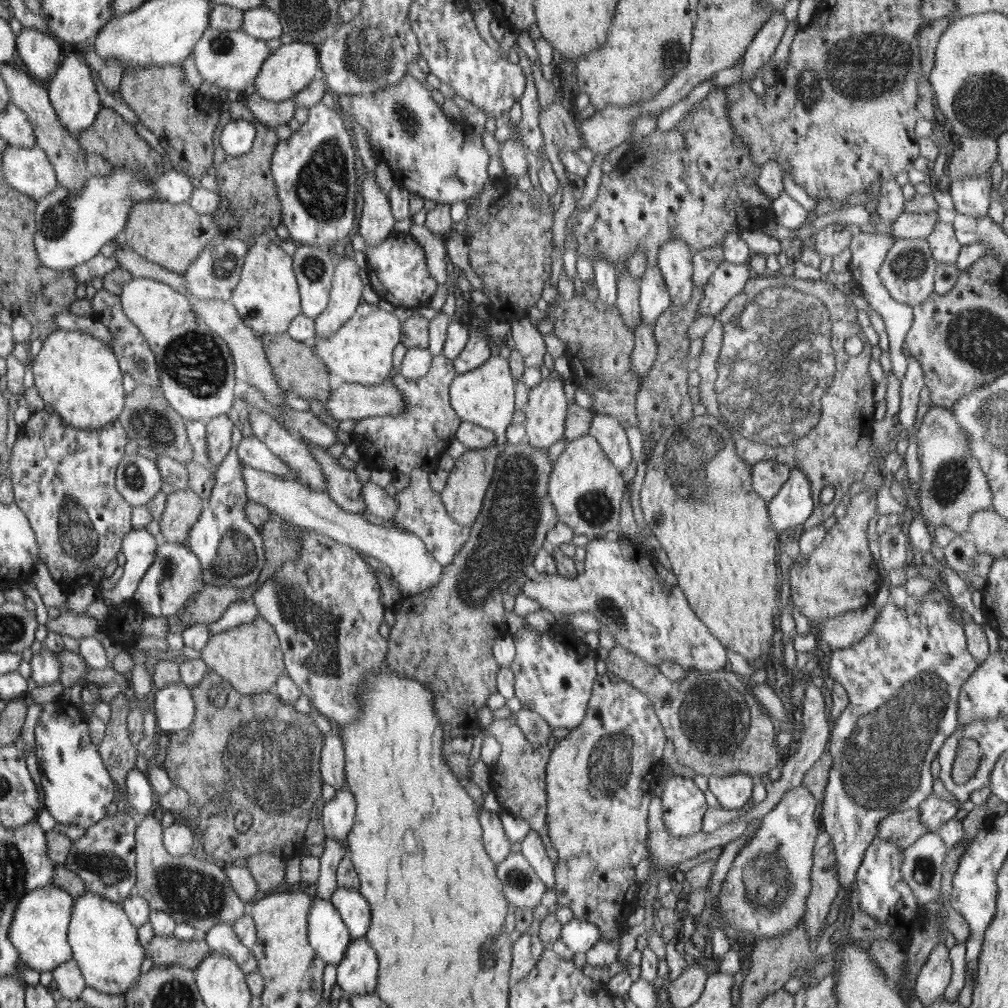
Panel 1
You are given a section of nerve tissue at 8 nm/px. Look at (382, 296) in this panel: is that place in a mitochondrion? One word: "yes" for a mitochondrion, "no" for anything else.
no

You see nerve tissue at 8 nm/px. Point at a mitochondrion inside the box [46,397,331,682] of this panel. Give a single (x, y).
(78, 539)

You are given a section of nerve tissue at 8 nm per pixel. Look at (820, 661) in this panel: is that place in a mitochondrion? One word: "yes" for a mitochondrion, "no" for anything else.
no

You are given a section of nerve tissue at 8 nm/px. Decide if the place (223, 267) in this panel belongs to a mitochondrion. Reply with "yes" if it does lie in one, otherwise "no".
yes

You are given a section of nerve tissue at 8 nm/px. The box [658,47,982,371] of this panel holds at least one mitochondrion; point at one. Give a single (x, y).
(910, 264)

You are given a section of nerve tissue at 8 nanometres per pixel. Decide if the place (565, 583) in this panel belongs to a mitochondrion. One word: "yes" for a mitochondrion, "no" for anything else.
no

